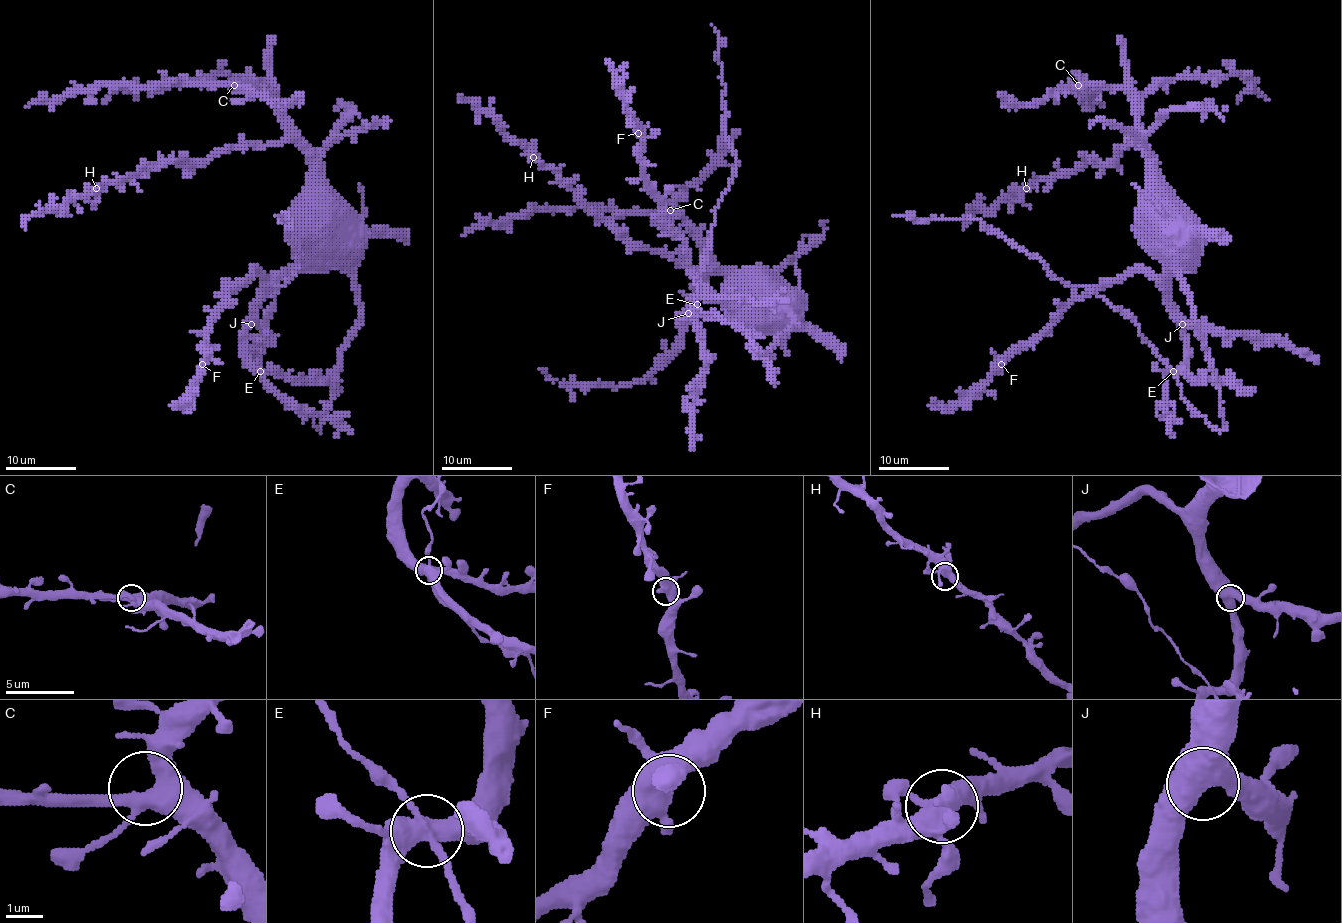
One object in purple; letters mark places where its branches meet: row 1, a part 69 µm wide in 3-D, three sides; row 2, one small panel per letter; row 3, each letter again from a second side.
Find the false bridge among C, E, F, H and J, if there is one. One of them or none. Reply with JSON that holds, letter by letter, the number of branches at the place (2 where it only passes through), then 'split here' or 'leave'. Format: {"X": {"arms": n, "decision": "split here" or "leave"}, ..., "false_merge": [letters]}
{"C": {"arms": 4, "decision": "leave"}, "E": {"arms": 4, "decision": "leave"}, "F": {"arms": 4, "decision": "leave"}, "H": {"arms": 4, "decision": "leave"}, "J": {"arms": 3, "decision": "leave"}, "false_merge": []}

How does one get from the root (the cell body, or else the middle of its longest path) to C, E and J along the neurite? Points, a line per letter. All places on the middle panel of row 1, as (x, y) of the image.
C: (730, 305), (733, 303), (733, 282), (746, 284), (730, 270), (721, 270), (707, 256), (698, 236), (670, 210)
E: (730, 305), (698, 299), (682, 317), (696, 305)
J: (730, 305), (698, 299), (688, 313)

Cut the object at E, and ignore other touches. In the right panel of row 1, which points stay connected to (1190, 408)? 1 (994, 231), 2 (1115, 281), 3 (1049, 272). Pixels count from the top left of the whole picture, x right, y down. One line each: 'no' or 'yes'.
1: yes
2: no
3: yes

